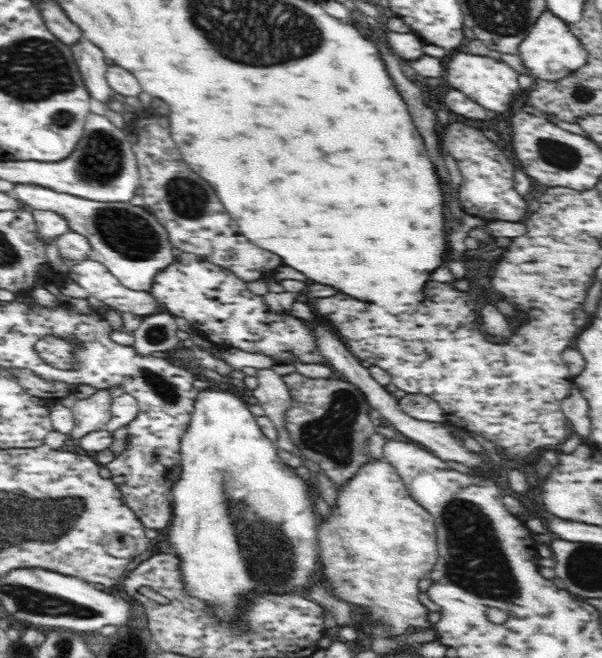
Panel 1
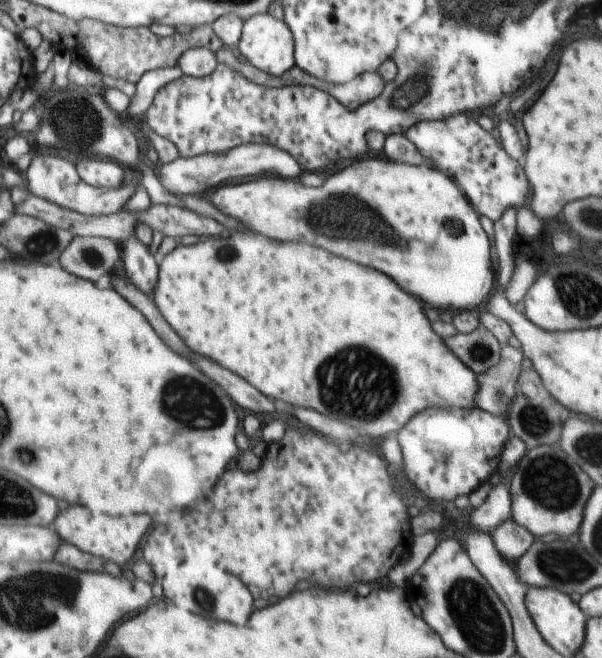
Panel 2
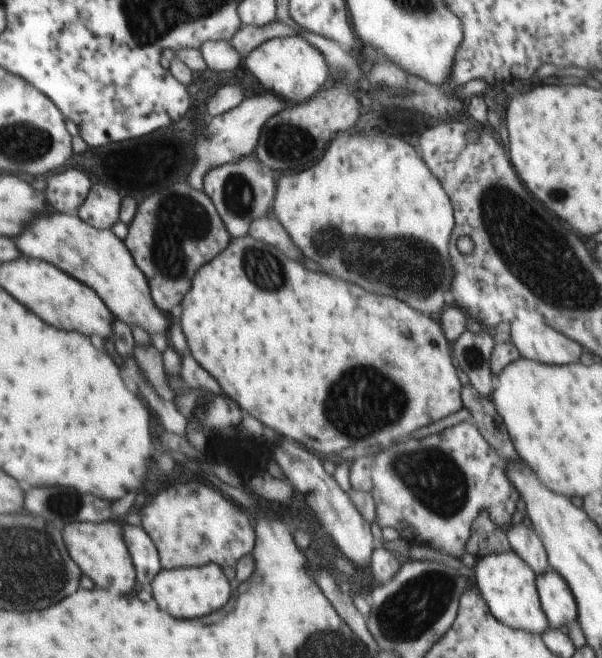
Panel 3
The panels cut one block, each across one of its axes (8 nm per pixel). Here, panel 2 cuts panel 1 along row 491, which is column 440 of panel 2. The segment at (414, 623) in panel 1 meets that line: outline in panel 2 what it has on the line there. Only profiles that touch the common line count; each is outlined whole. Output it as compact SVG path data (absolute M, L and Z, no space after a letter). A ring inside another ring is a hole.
M250 230L236 232L230 238L207 237L190 246L177 245L159 265L153 299L168 324L178 332L178 336L184 340L184 344L191 351L216 364L221 364L222 368L228 368L230 372L238 372L238 376L250 380L250 384L254 384L262 394L270 398L284 400L290 406L312 408L316 412L322 412L334 418L338 416L350 416L350 420L356 418L360 420L362 430L368 432L370 436L384 436L384 434L398 432L413 416L427 408L478 409L474 400L478 396L477 375L462 360L458 360L454 352L446 346L444 339L436 334L431 327L432 323L426 317L426 307L422 300L410 293L406 294L398 283L383 272L376 272L362 264L344 260L318 246L300 244L300 242L278 242L266 236L258 236Z

